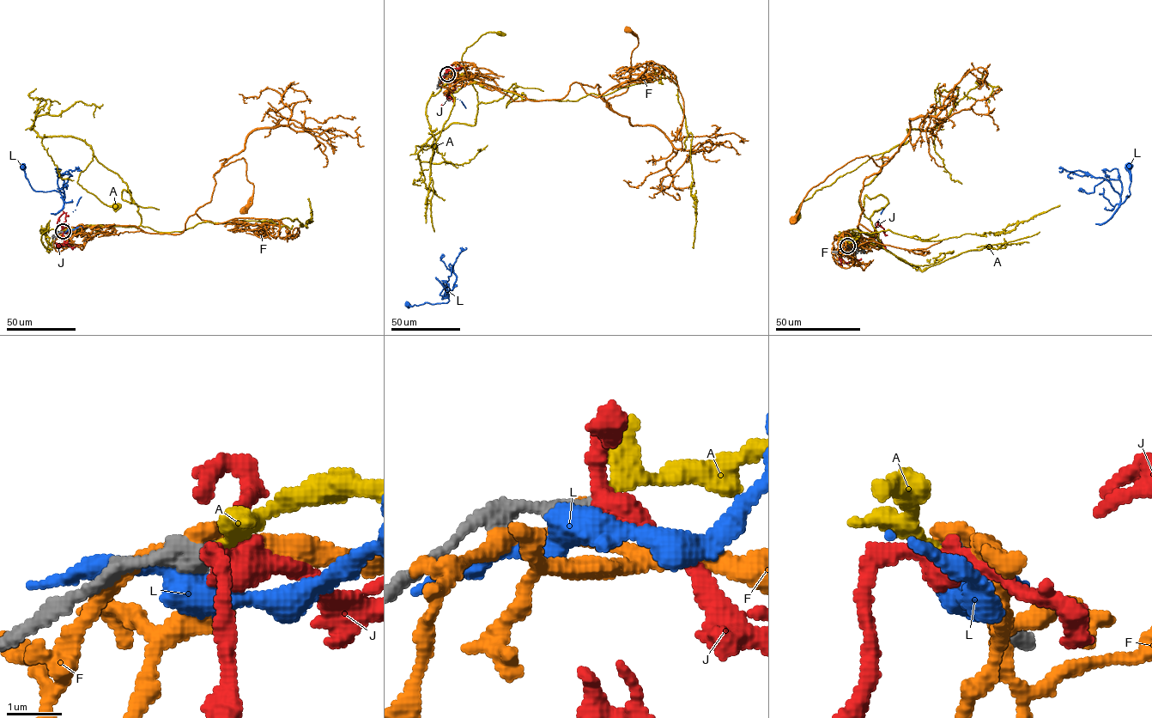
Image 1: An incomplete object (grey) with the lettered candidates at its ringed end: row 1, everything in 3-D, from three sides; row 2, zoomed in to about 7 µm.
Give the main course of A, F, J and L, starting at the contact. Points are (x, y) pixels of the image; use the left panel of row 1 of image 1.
A: (62, 231), (140, 224), (128, 186), (93, 155), (77, 182), (117, 207)
F: (62, 231), (135, 225), (179, 234), (212, 198), (214, 175), (243, 157), (253, 185), (242, 210)
J: (62, 231), (70, 233), (63, 224), (65, 213), (57, 223)
L: (62, 232), (81, 171), (69, 170), (71, 175), (60, 190), (63, 197), (55, 191), (34, 191), (22, 167)

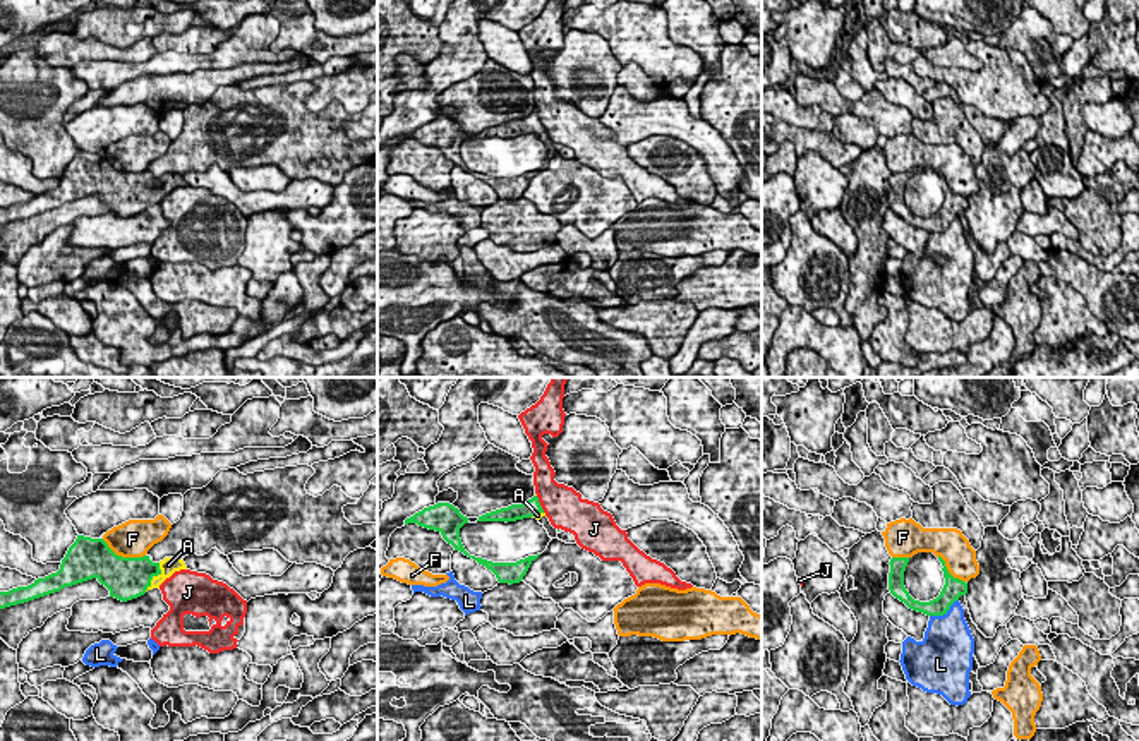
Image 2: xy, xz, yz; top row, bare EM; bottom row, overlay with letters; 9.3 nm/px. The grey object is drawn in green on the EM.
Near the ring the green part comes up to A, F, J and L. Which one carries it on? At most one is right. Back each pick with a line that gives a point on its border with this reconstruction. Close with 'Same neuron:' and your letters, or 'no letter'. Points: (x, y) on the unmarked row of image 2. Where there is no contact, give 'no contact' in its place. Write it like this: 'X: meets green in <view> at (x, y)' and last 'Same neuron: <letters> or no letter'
A: meets green in xy at (155, 191)
Same neuron: A

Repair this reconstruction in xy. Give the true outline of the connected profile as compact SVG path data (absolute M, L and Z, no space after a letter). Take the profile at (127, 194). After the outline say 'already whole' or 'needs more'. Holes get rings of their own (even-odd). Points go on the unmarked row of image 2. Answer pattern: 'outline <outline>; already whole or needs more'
outline M77 151L57 189L38 194L27 202L0 208L0 225L24 220L93 194L110 206L110 213L127 218L144 211L148 206L160 204L166 194L180 185L187 185L180 173L165 173L160 178L153 178L149 172L122 173L103 154Z; needs more

